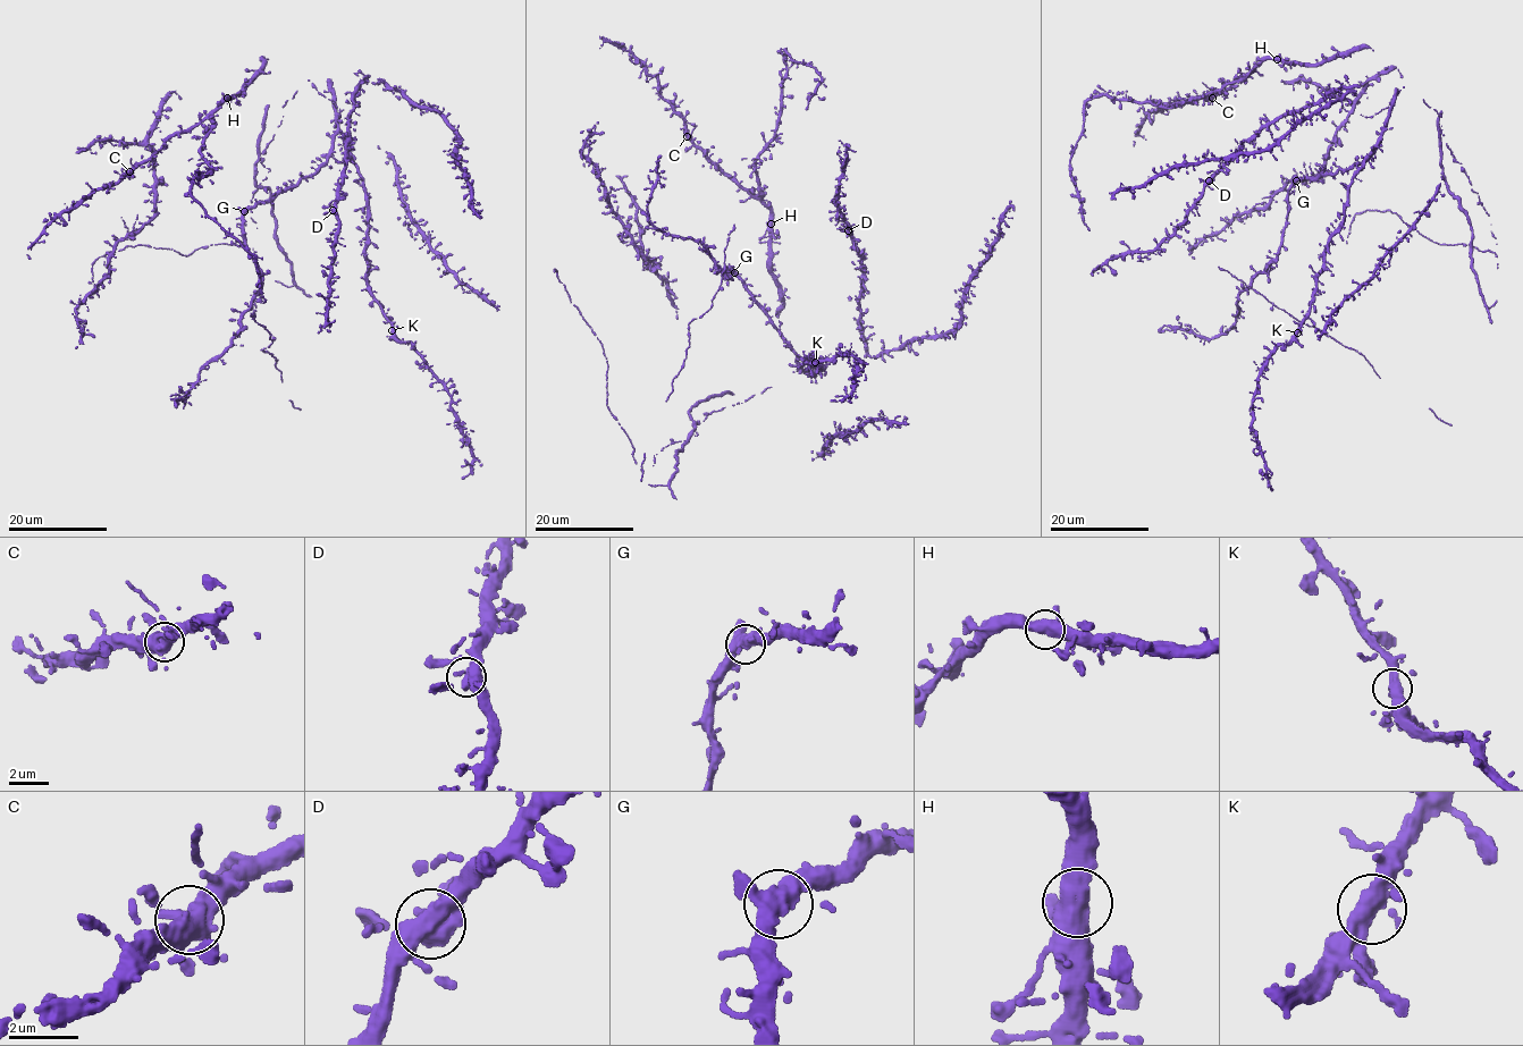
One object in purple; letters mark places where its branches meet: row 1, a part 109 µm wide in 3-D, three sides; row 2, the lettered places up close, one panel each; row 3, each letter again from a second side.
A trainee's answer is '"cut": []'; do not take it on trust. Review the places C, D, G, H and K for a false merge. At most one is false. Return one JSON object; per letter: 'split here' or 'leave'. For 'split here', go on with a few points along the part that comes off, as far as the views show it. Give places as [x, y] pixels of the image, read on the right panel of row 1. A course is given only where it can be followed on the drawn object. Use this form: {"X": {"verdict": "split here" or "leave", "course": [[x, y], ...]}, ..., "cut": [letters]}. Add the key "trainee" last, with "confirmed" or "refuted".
{"C": {"verdict": "leave"}, "D": {"verdict": "leave"}, "G": {"verdict": "leave"}, "H": {"verdict": "leave"}, "K": {"verdict": "leave"}, "cut": [], "trainee": "confirmed"}

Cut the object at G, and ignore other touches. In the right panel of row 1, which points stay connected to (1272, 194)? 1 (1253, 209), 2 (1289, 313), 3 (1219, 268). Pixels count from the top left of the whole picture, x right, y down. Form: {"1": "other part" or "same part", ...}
{"1": "same part", "2": "other part", "3": "other part"}

